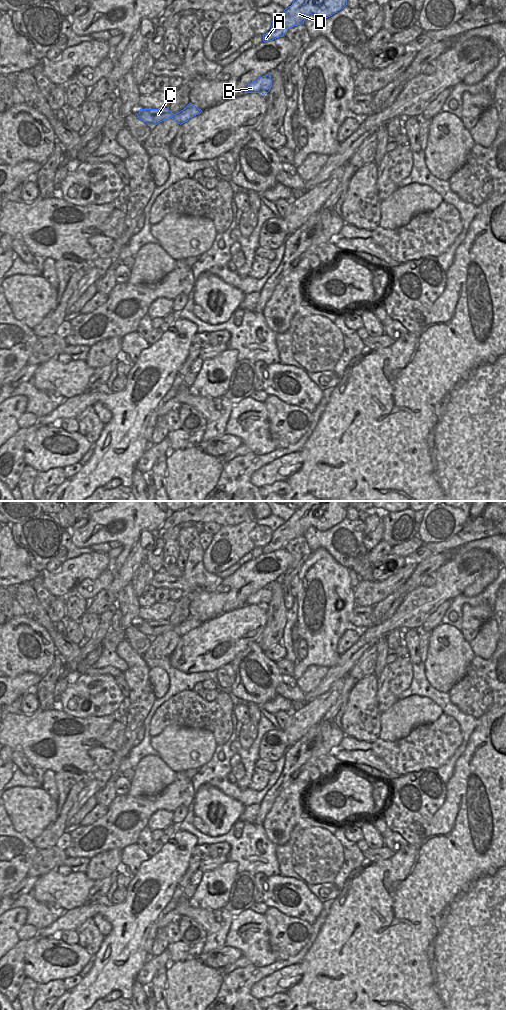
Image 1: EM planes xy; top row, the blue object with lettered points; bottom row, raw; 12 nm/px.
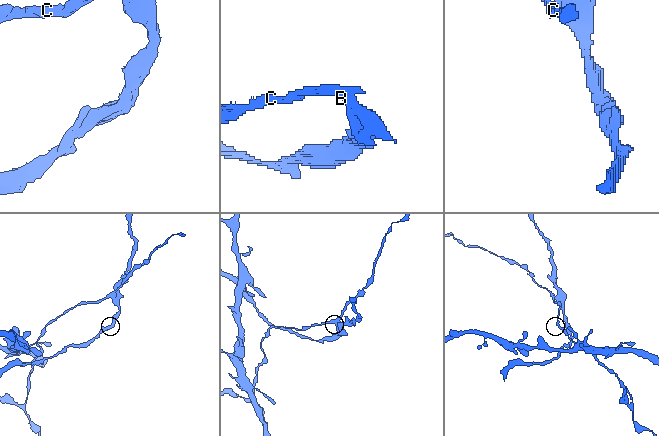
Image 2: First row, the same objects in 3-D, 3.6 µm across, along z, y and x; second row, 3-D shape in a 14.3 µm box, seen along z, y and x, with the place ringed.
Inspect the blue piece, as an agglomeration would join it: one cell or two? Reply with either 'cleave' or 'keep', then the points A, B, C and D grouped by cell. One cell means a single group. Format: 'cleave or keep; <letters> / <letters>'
cleave; A D / B C

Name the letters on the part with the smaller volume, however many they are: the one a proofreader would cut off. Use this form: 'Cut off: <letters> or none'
Cut off: A, D

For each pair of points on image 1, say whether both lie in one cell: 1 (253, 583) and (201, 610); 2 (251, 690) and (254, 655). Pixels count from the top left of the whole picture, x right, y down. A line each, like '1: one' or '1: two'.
1: one
2: one

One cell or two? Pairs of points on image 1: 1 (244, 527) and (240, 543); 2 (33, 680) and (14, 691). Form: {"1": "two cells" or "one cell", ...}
{"1": "one cell", "2": "one cell"}

